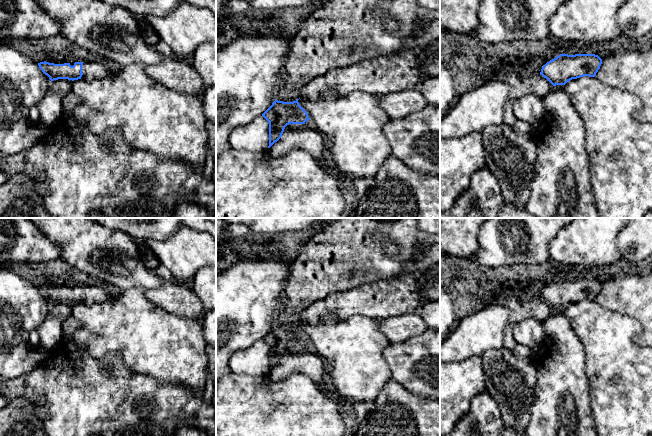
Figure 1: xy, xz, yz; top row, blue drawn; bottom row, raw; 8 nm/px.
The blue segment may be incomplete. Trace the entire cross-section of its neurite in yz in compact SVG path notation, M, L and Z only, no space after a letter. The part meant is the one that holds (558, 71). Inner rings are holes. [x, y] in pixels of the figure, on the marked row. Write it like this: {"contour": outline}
{"contour": "M560 54L542 67L540 75L553 86L565 85L572 79L595 77L601 64L602 59L595 54Z"}

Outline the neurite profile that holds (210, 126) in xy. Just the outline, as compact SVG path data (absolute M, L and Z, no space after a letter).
M207 121L206 123L206 129L208 132L208 138L209 138L209 146L212 151L212 155L214 158L214 168L212 173L212 180L215 185L215 191L216 191L216 123Z

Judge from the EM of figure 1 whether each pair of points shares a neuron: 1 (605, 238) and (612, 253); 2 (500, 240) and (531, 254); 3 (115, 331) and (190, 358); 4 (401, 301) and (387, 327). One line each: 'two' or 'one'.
1: one
2: one
3: one
4: two

